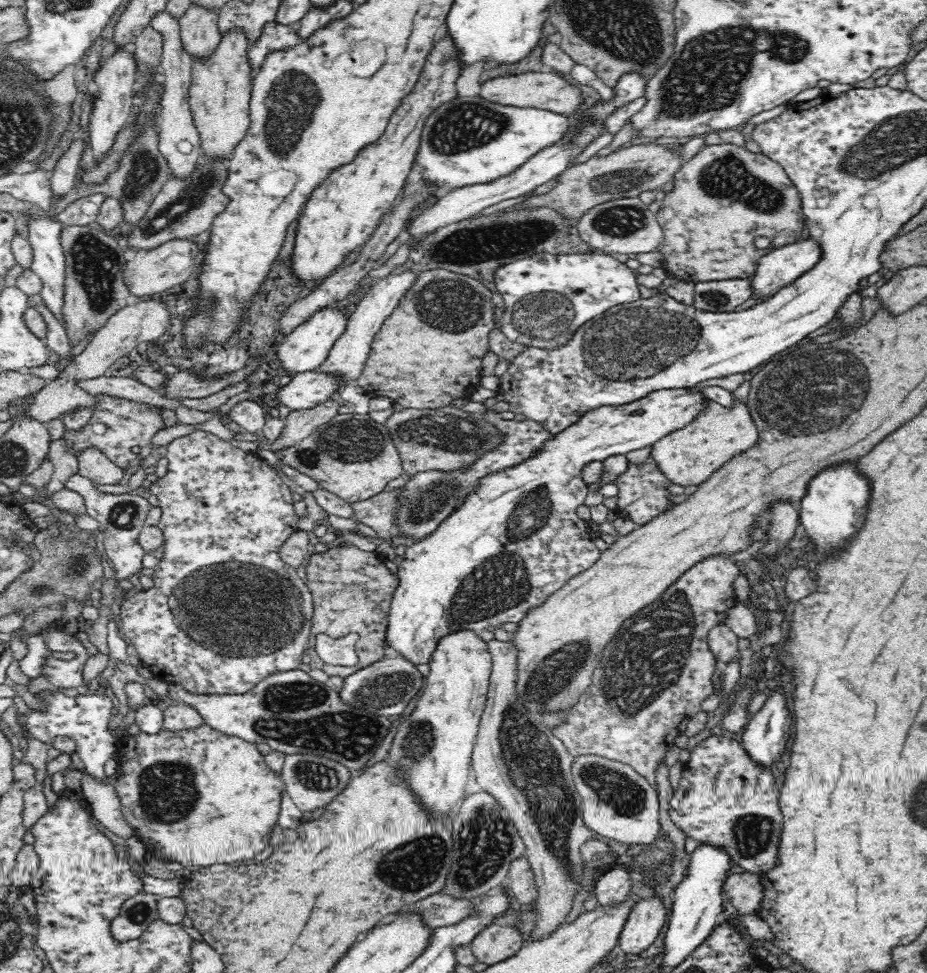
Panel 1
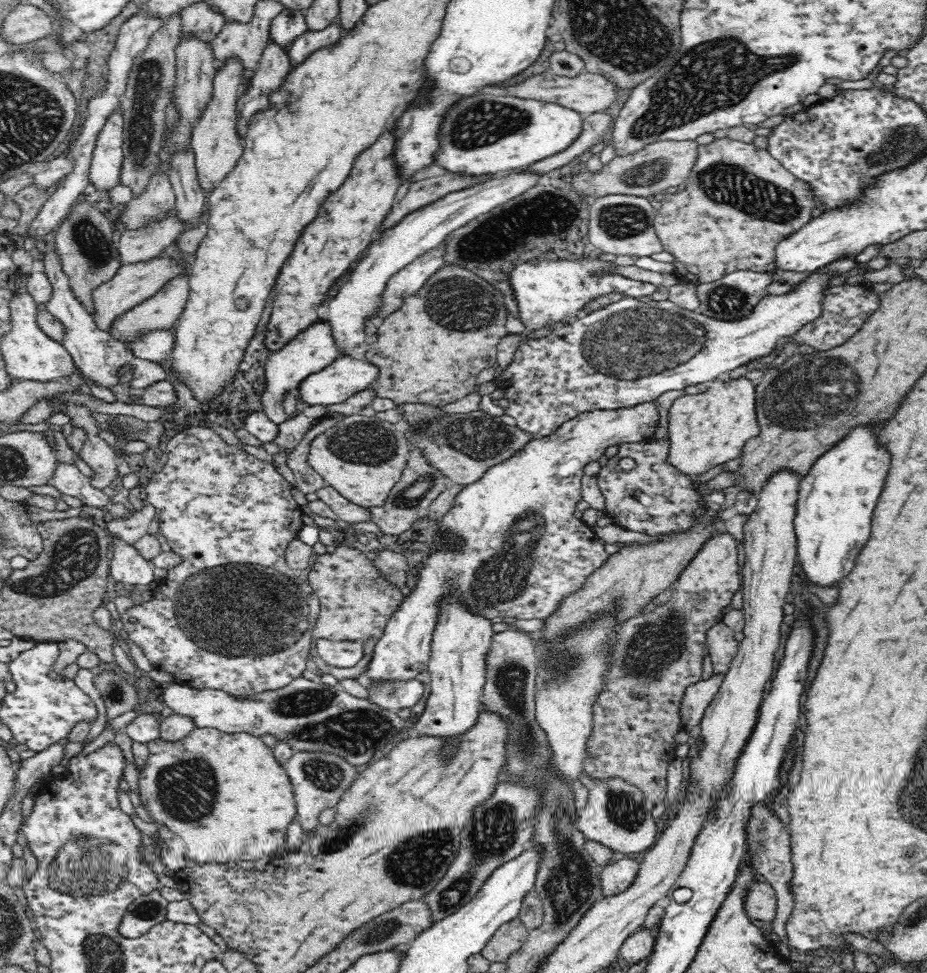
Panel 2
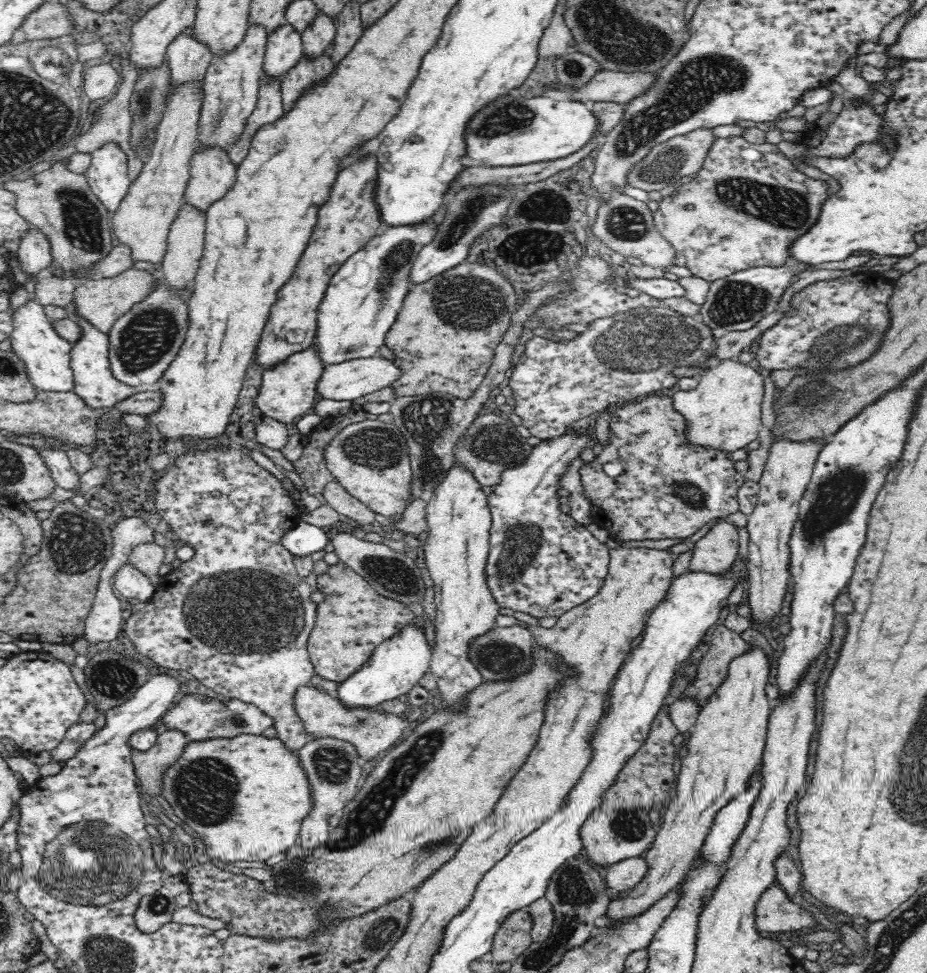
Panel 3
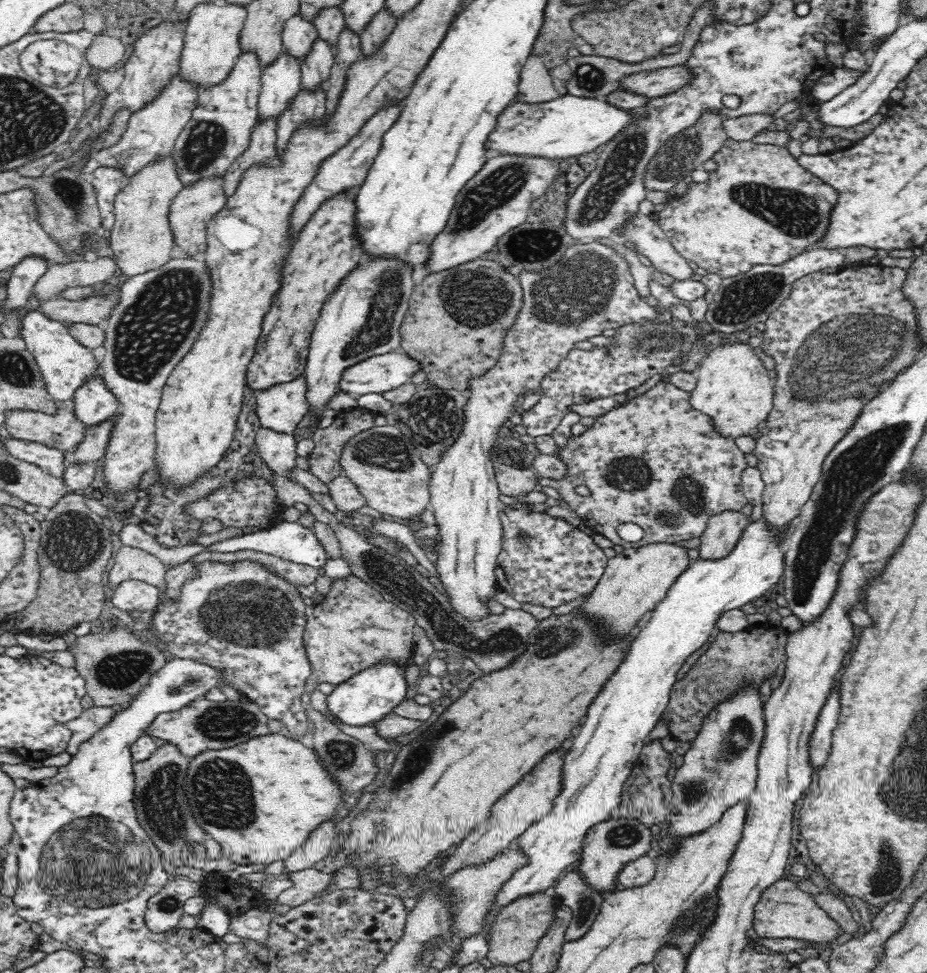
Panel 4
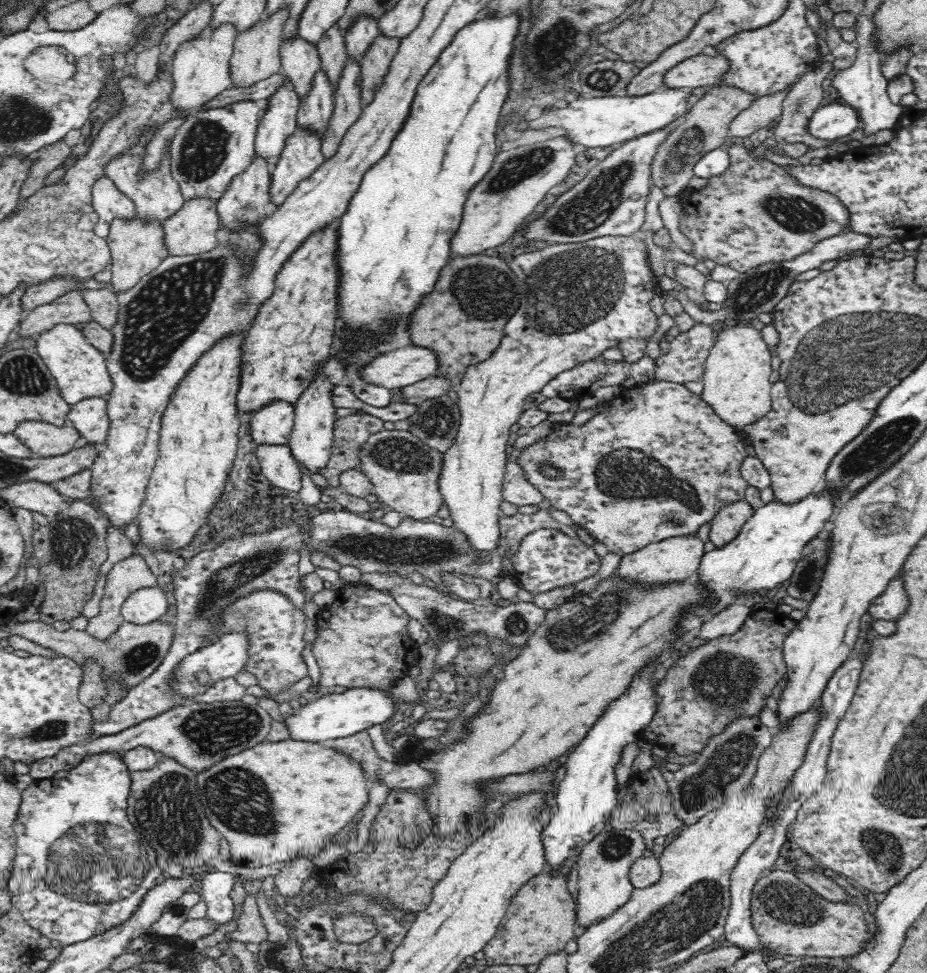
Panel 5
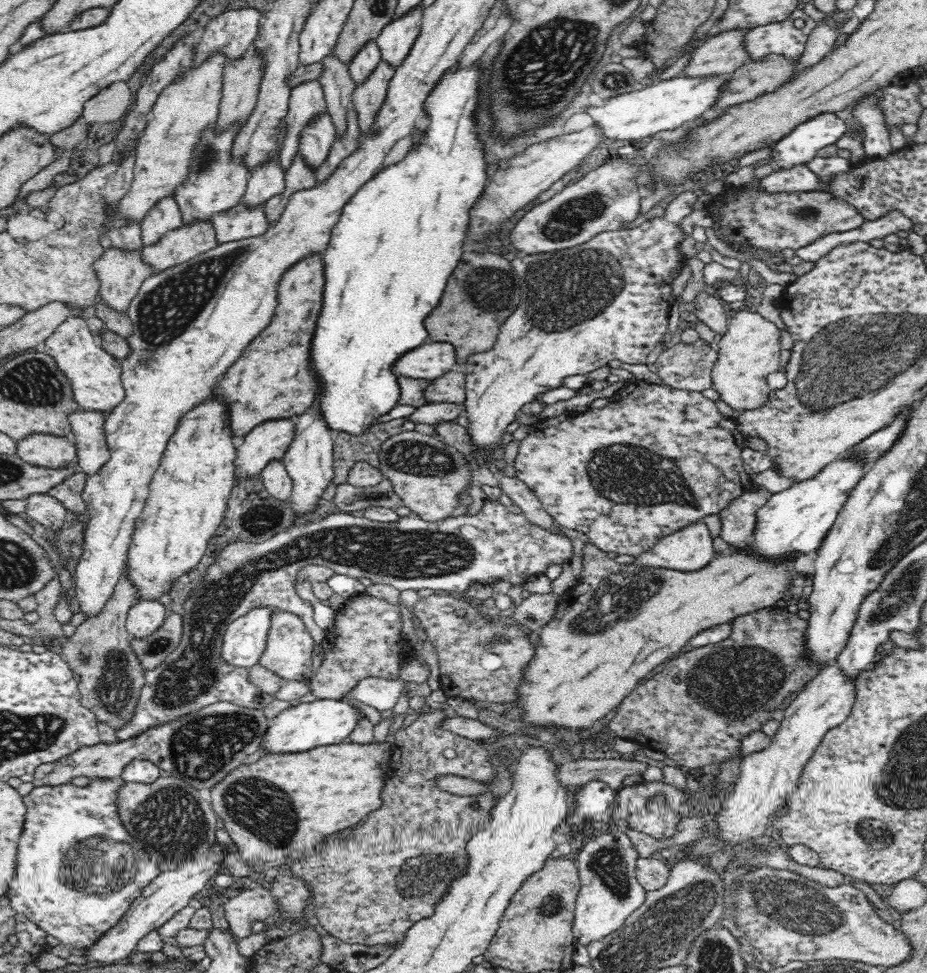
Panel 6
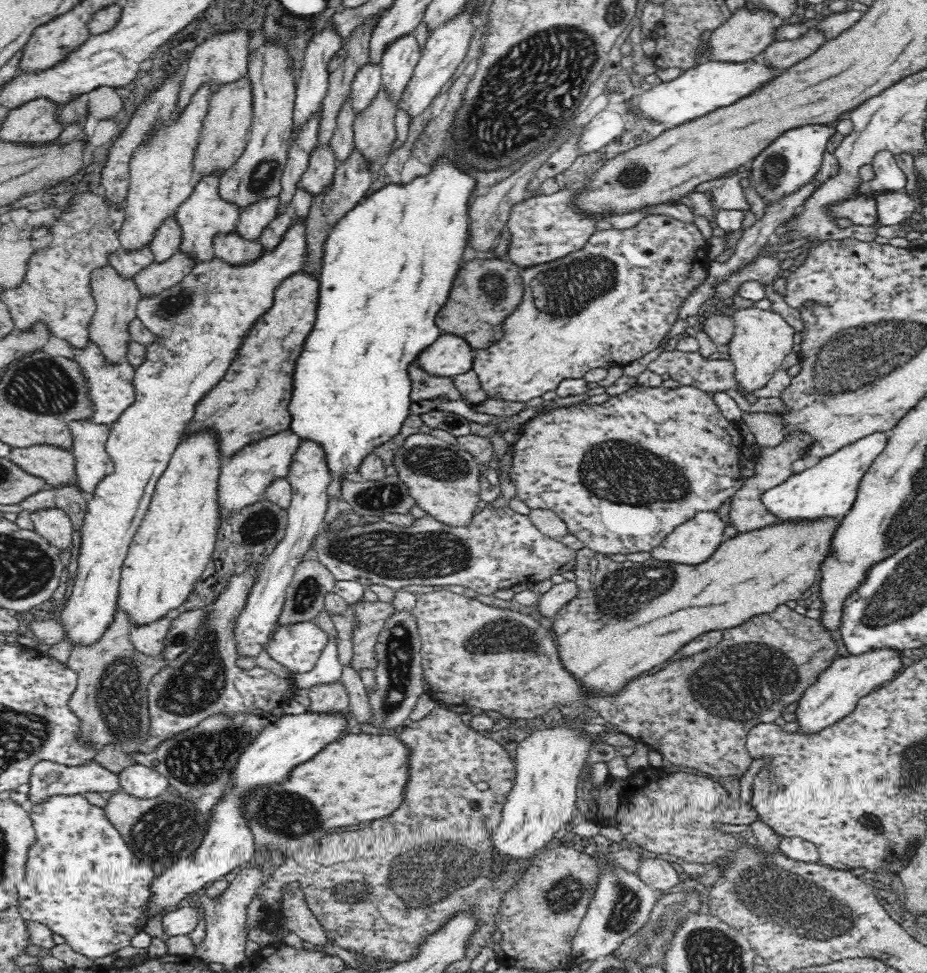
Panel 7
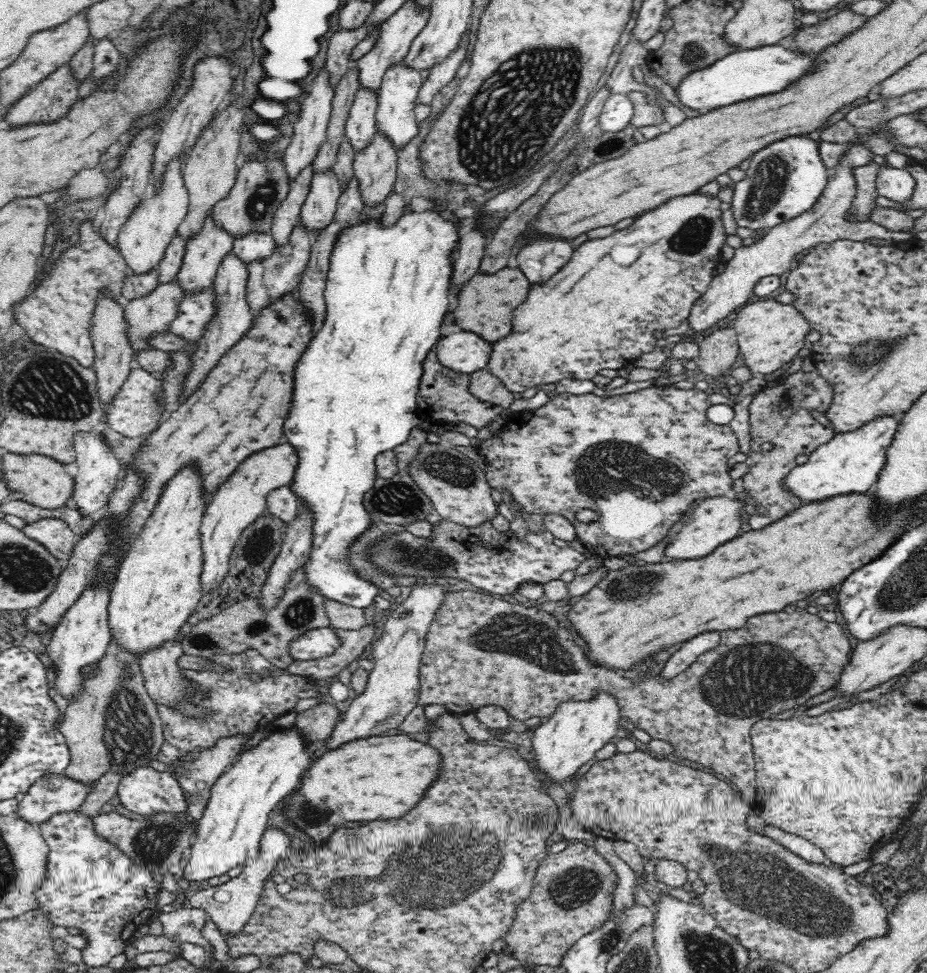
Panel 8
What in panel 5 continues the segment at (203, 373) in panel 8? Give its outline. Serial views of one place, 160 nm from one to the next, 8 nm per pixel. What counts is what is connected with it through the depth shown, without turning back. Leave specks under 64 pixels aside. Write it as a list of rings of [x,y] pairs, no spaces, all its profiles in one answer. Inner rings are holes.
[[[254,152],[252,162],[248,164],[248,168],[244,172],[236,174],[232,180],[229,181],[226,190],[217,200],[217,211],[220,217],[222,228],[228,230],[240,230],[244,224],[250,224],[254,220],[262,220],[264,216],[269,215],[269,208],[271,206],[272,193],[271,187],[271,171],[272,166],[263,156],[259,156]]]

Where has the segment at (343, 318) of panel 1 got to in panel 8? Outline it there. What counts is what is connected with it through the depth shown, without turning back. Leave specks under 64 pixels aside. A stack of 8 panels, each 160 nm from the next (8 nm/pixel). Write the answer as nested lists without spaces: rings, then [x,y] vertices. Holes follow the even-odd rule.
[[[284,440],[248,455],[228,480],[220,484],[219,490],[209,500],[200,528],[204,559],[201,574],[203,592],[220,586],[220,582],[228,574],[232,548],[242,532],[267,508],[267,497],[272,490],[293,482],[298,464],[296,449],[288,440]]]

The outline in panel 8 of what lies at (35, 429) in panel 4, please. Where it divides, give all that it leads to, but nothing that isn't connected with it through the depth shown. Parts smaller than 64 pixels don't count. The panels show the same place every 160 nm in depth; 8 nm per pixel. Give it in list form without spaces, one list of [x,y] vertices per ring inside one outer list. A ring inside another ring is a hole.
[[[7,452],[1,458],[6,484],[14,493],[20,492],[22,500],[48,510],[55,510],[66,505],[66,501],[75,488],[74,478],[64,470],[66,464],[50,456],[31,452],[24,455]]]

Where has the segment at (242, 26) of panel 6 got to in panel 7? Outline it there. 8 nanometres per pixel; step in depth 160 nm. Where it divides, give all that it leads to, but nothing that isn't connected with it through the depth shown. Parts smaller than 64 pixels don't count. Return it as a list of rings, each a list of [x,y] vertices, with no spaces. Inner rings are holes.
[[[230,30],[230,34],[226,36],[218,36],[218,38],[208,38],[204,40],[196,50],[190,55],[190,62],[188,62],[188,69],[183,70],[181,89],[179,92],[179,99],[177,102],[176,111],[182,112],[192,98],[192,94],[206,82],[209,83],[213,90],[224,84],[238,80],[247,74],[247,66],[249,65],[249,40],[250,34],[246,34],[246,30]]]

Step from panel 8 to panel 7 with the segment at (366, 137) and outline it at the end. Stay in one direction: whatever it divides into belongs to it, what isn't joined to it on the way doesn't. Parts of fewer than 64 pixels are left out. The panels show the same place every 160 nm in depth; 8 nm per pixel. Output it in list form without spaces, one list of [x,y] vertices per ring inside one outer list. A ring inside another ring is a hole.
[[[370,60],[356,72],[350,94],[355,112],[364,110],[368,102],[372,102],[372,96],[376,96],[380,88],[381,77],[381,63],[374,64]]]

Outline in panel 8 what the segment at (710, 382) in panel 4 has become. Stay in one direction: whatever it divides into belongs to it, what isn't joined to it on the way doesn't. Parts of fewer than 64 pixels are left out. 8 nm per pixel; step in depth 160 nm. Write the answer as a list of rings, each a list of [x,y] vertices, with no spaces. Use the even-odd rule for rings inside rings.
[[[774,298],[762,299],[759,302],[749,302],[737,313],[732,321],[736,331],[738,350],[742,354],[745,366],[752,376],[762,378],[782,368],[782,366],[797,358],[798,350],[804,348],[804,336],[810,331],[808,321],[792,304],[782,304]]]

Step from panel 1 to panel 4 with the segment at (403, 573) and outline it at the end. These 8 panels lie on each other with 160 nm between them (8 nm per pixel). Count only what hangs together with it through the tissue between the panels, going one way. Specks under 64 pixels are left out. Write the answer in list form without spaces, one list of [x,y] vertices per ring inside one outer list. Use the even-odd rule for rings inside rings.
[[[517,501],[510,506],[502,504],[500,507],[503,536],[495,568],[496,588],[510,595],[520,605],[528,603],[547,609],[572,603],[579,597],[588,597],[599,583],[607,565],[608,557],[603,548],[594,542],[591,533],[586,533],[561,518],[550,516],[547,512],[534,511],[530,505],[532,504]],[[384,658],[374,666],[368,666],[352,678],[348,678],[346,682],[335,685],[333,691],[327,696],[330,712],[333,712],[340,722],[350,726],[374,724],[382,716],[392,713],[392,708],[405,699],[407,688],[405,670],[411,663],[412,661],[409,660],[399,664],[399,660]]]

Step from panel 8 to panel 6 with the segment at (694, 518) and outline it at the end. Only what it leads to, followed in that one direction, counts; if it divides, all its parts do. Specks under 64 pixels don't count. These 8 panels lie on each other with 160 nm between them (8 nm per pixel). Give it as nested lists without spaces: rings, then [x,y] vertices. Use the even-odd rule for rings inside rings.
[[[702,523],[682,528],[658,541],[648,552],[634,558],[632,564],[652,568],[668,568],[680,572],[694,572],[704,568],[714,556],[712,538]]]

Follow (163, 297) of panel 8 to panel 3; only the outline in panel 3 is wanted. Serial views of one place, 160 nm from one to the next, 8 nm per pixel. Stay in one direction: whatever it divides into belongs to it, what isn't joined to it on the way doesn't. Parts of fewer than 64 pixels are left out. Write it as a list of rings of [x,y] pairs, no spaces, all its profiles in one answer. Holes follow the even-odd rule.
[[[197,142],[191,158],[190,178],[188,186],[184,191],[185,202],[189,202],[198,210],[206,212],[210,204],[220,200],[234,184],[237,175],[237,165],[230,160],[230,155],[227,150],[224,150],[217,144],[210,146],[199,146]]]

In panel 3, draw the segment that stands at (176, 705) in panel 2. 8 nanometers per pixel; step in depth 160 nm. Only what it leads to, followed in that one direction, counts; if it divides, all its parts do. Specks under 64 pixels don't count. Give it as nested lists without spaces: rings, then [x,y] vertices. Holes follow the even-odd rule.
[[[318,681],[302,684],[296,688],[291,699],[292,710],[302,721],[304,731],[311,739],[334,738],[352,744],[362,762],[373,760],[382,752],[390,750],[401,740],[402,730],[408,728],[410,722],[395,714],[387,713],[380,708],[348,708],[335,693],[318,688]],[[182,691],[176,704],[163,716],[166,728],[181,730],[188,741],[211,740],[216,738],[235,738],[240,734],[260,735],[266,728],[274,727],[275,720],[261,708],[238,698],[220,700],[198,693]]]

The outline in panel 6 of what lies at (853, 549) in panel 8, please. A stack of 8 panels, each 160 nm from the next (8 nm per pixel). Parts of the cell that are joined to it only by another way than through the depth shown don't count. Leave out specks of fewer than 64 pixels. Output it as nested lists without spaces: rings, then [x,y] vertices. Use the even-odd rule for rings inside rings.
[[[590,541],[585,543],[583,553],[583,568],[580,578],[576,586],[568,590],[565,594],[562,594],[552,620],[549,620],[542,626],[539,632],[539,641],[534,646],[534,648],[536,648],[536,654],[534,654],[534,658],[530,660],[530,664],[524,668],[524,680],[522,680],[520,686],[518,686],[518,690],[520,690],[520,692],[518,692],[518,696],[520,696],[518,706],[520,706],[520,710],[522,710],[522,720],[524,720],[528,726],[564,728],[576,732],[591,728],[597,720],[602,720],[610,710],[618,707],[658,664],[665,663],[672,654],[680,652],[692,636],[696,636],[698,632],[702,632],[702,630],[706,630],[706,628],[710,628],[710,626],[730,622],[730,620],[734,620],[736,616],[750,614],[750,612],[754,612],[754,610],[772,606],[776,600],[780,600],[780,598],[784,596],[784,592],[788,590],[786,586],[790,586],[790,580],[792,580],[794,576],[798,576],[797,572],[792,572],[792,570],[794,570],[794,560],[792,559],[788,560],[788,562],[766,561],[766,559],[752,557],[752,555],[748,555],[748,553],[720,555],[719,558],[711,560],[704,568],[694,572],[680,572],[660,567],[642,568],[634,564],[618,564],[614,559],[606,557],[606,553]]]

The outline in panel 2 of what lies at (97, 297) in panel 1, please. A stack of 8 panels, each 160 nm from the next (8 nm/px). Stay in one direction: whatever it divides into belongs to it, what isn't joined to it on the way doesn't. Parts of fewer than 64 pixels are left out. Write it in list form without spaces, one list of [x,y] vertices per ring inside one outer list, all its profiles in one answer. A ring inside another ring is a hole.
[[[82,195],[51,238],[62,262],[62,269],[68,275],[70,290],[92,318],[95,317],[93,290],[107,283],[122,268],[118,247],[112,241],[115,226],[113,221],[94,207],[90,199]]]

